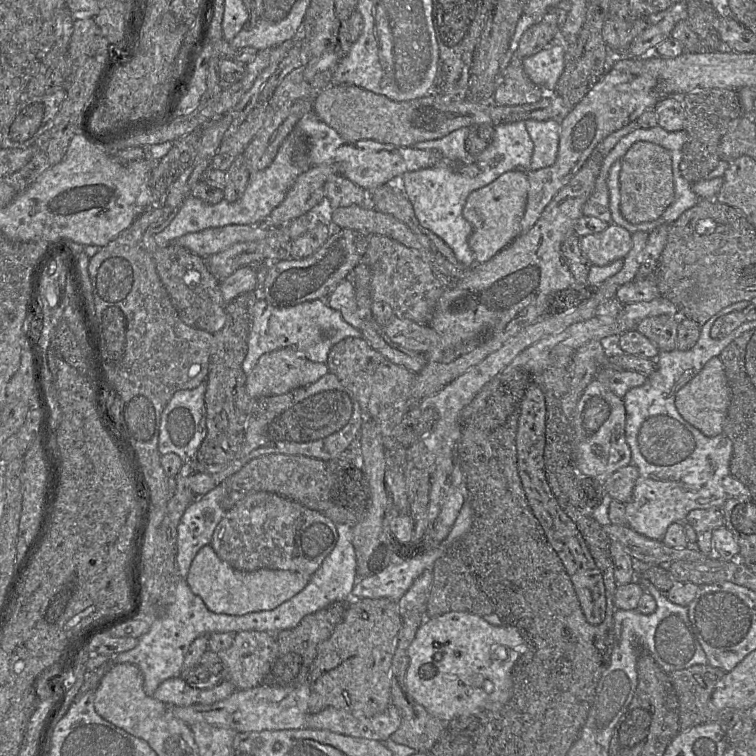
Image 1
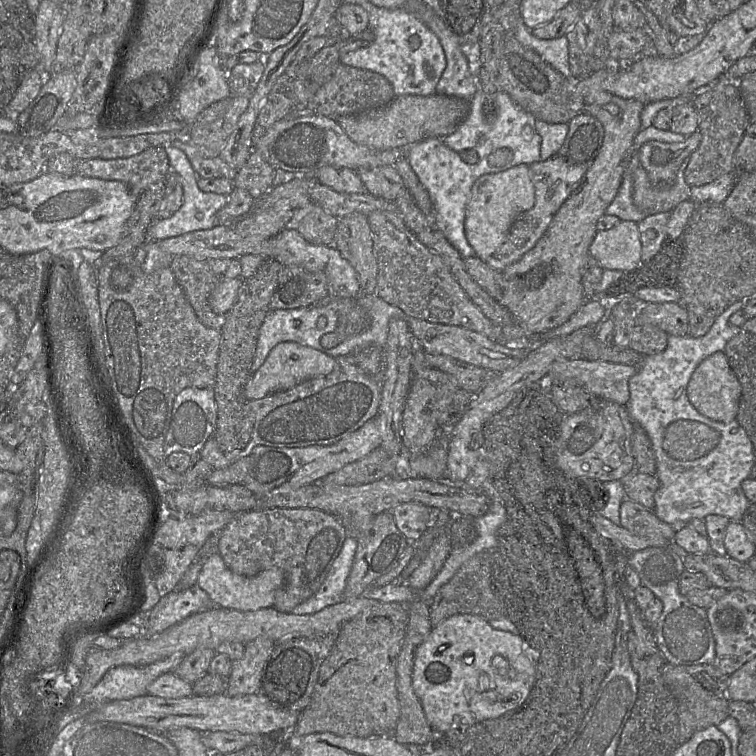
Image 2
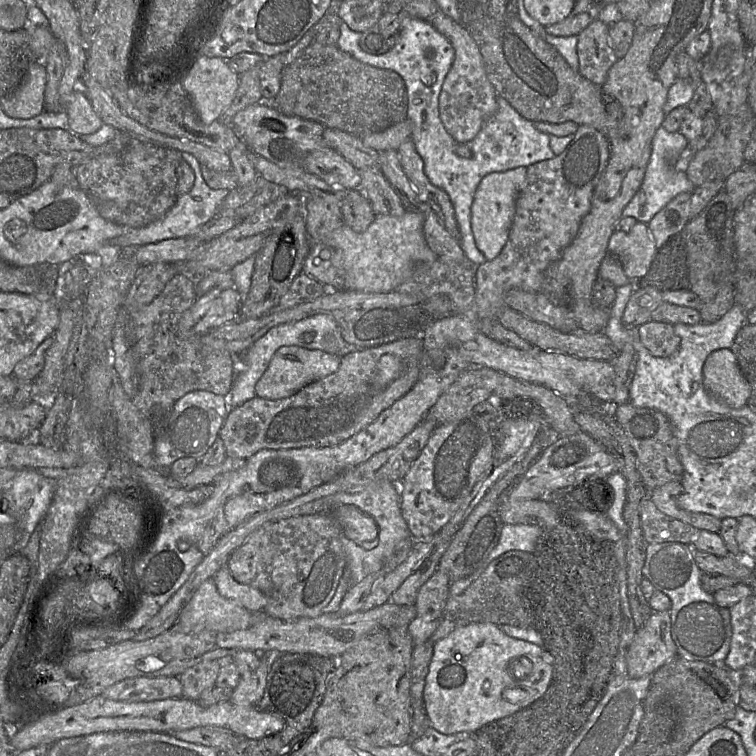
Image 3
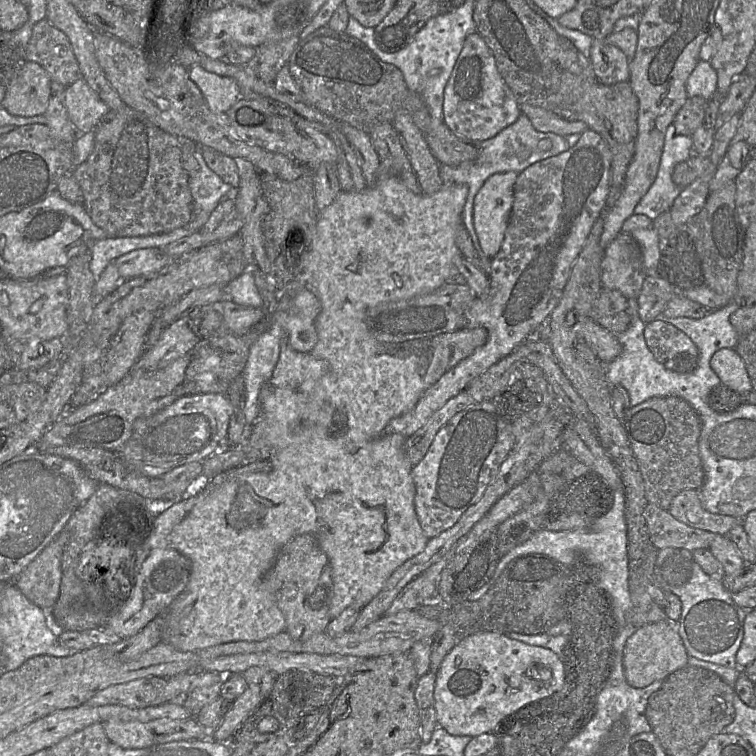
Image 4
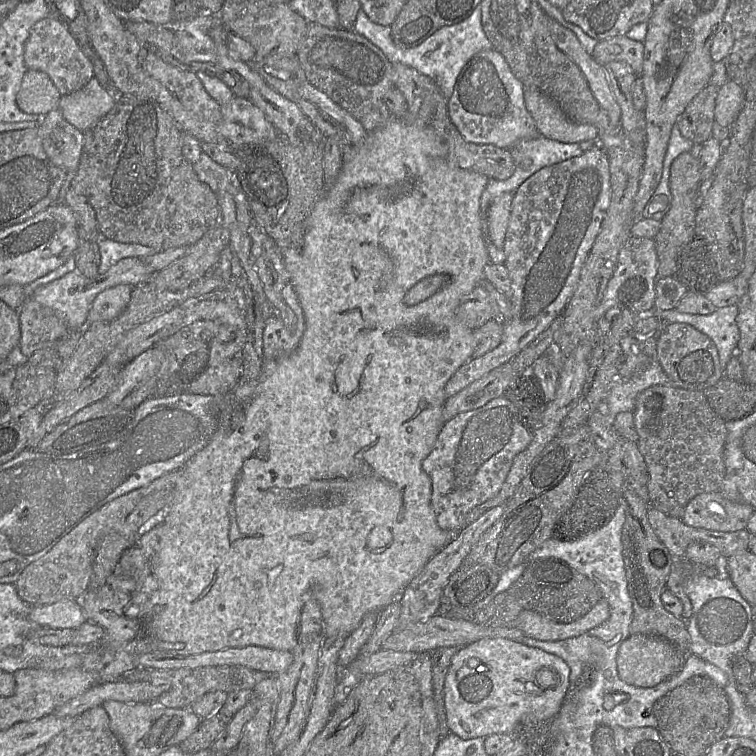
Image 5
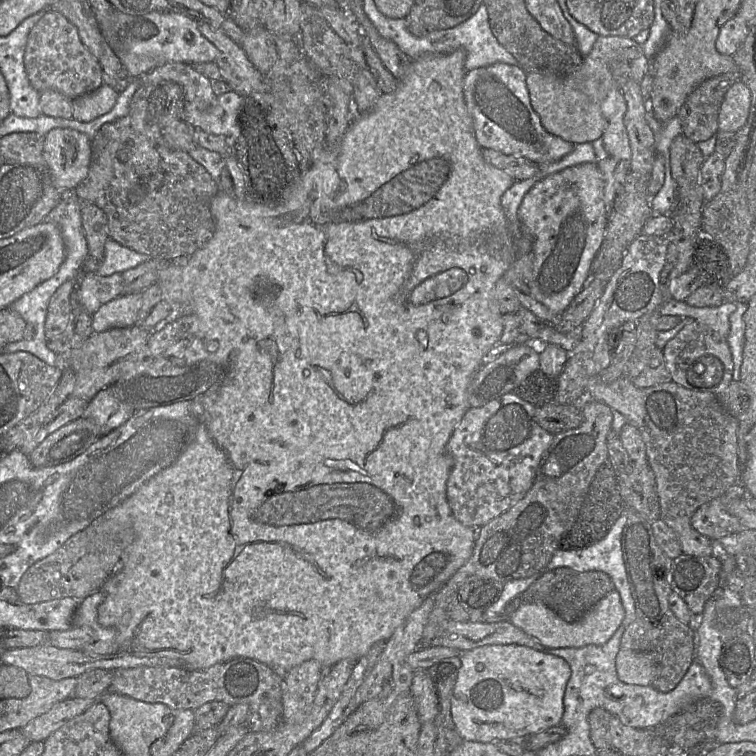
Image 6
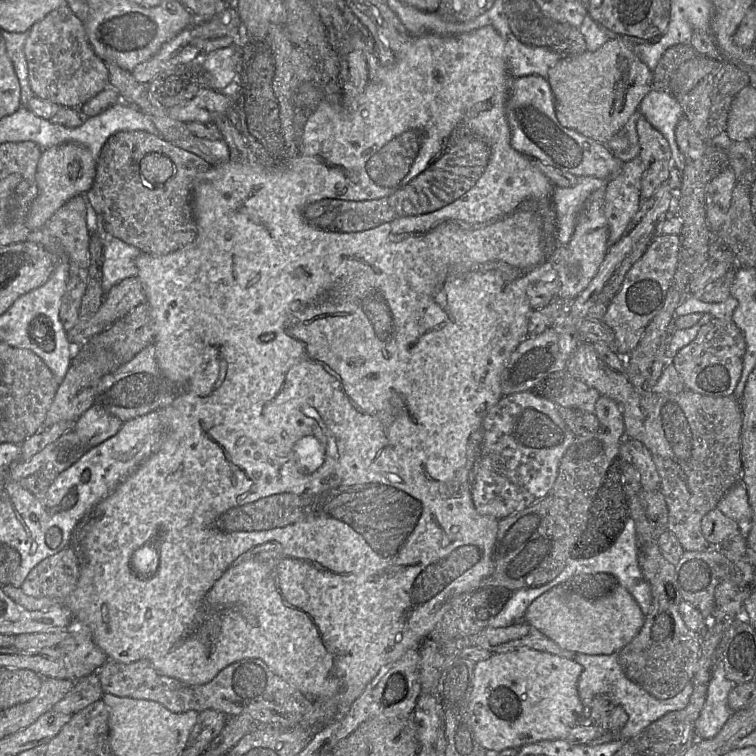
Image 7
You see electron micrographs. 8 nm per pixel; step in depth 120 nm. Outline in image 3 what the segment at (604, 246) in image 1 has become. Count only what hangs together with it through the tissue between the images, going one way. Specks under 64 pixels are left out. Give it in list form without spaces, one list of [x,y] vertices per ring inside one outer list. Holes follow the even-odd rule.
[[[639,221],[628,231],[615,230],[607,247],[608,253],[619,259],[626,276],[631,281],[638,281],[648,272],[657,249],[647,224]]]

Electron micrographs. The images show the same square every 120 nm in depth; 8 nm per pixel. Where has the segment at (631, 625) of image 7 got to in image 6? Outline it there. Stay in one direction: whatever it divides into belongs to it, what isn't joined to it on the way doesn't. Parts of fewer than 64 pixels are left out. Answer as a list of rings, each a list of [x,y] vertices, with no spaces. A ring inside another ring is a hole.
[[[614,589],[601,599],[582,619],[567,623],[543,604],[521,605],[510,617],[511,623],[526,634],[536,638],[547,648],[580,648],[603,645],[616,632],[625,615],[619,592]]]

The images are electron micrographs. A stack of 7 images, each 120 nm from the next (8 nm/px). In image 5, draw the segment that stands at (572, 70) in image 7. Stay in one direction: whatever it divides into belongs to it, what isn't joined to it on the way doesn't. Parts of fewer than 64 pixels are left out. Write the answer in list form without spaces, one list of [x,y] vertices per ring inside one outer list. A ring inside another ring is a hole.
[[[616,36],[598,41],[592,57],[601,66],[613,61],[626,62],[639,76],[643,69],[644,44],[627,36]],[[524,87],[524,103],[540,136],[563,143],[598,143],[598,129],[595,126],[573,122],[555,100],[537,89]]]

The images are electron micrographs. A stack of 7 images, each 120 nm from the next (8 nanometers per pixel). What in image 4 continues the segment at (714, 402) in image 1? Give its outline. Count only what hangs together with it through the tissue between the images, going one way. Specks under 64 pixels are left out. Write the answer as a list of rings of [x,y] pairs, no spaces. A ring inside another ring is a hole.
[[[735,348],[717,350],[711,357],[710,366],[721,383],[730,389],[740,393],[753,390],[745,363]]]

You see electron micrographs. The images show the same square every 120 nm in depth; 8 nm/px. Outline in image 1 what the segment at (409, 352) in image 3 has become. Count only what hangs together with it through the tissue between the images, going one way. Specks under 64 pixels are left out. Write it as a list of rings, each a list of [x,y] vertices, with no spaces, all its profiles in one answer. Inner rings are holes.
[[[327,373],[313,384],[299,387],[285,394],[255,399],[246,425],[246,432],[241,449],[227,464],[209,465],[196,458],[183,462],[175,476],[177,488],[189,488],[197,500],[210,490],[225,482],[250,460],[266,454],[304,455],[323,461],[337,460],[344,451],[358,443],[365,418],[354,395],[340,382],[333,373]]]

